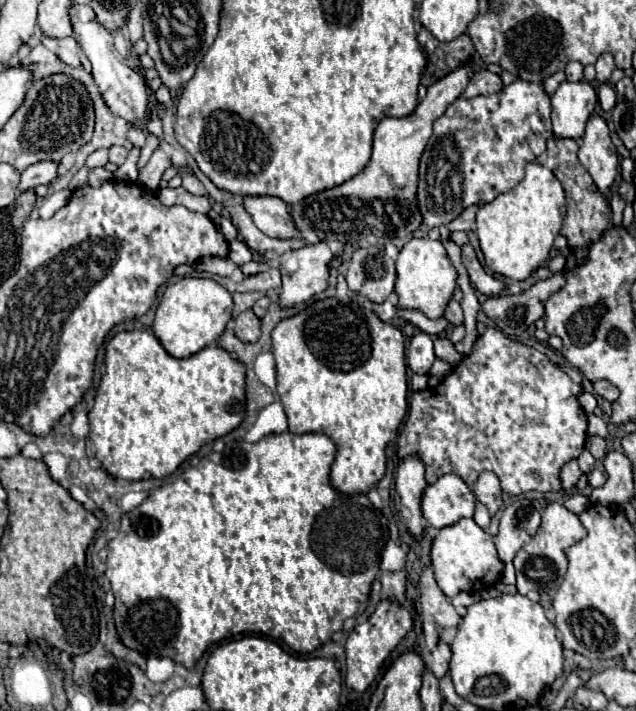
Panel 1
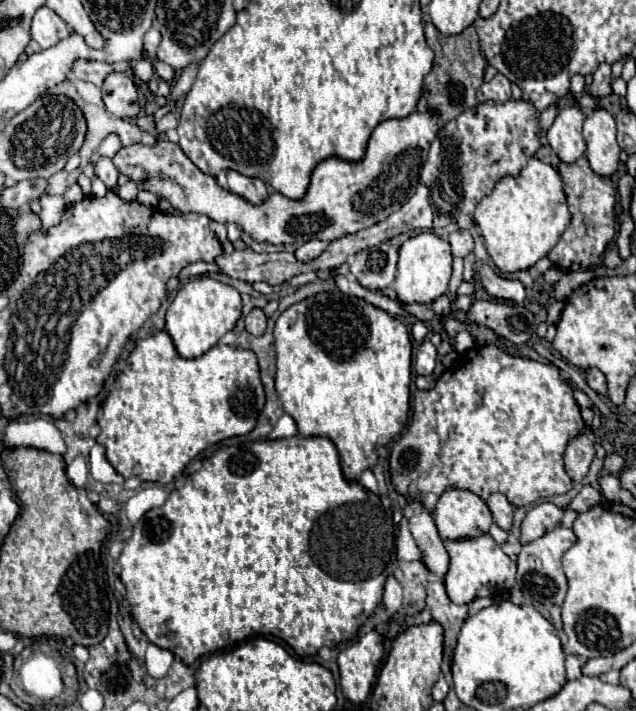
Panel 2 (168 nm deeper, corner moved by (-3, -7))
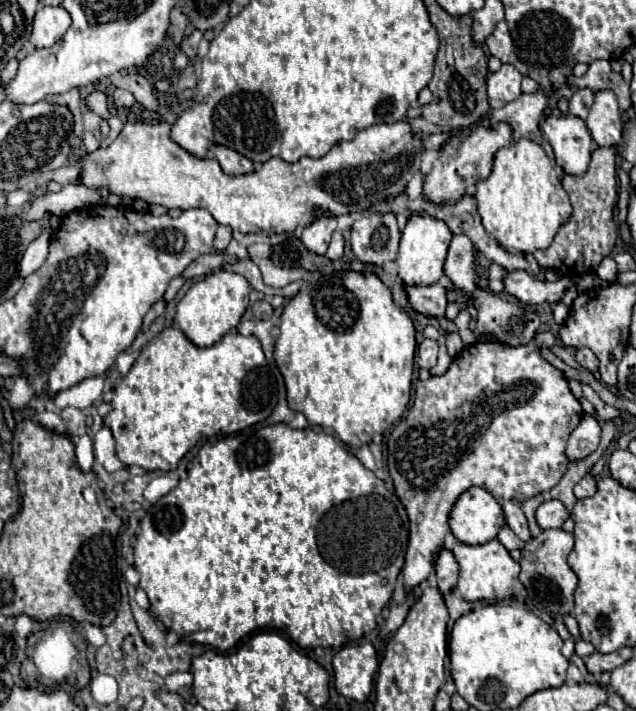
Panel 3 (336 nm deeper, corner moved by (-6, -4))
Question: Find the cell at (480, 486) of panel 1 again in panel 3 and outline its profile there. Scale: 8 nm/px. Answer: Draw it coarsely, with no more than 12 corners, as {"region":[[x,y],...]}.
{"region":[[504,501],[506,523],[522,541],[530,541],[520,503]]}

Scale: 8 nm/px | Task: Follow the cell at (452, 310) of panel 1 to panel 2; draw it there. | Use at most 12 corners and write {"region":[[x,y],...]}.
{"region":[[449,296],[431,304],[437,316],[451,316]]}

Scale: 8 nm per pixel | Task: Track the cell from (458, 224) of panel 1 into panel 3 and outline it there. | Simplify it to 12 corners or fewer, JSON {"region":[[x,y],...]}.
{"region":[[454,235],[444,275],[454,285],[476,289],[474,245]]}

